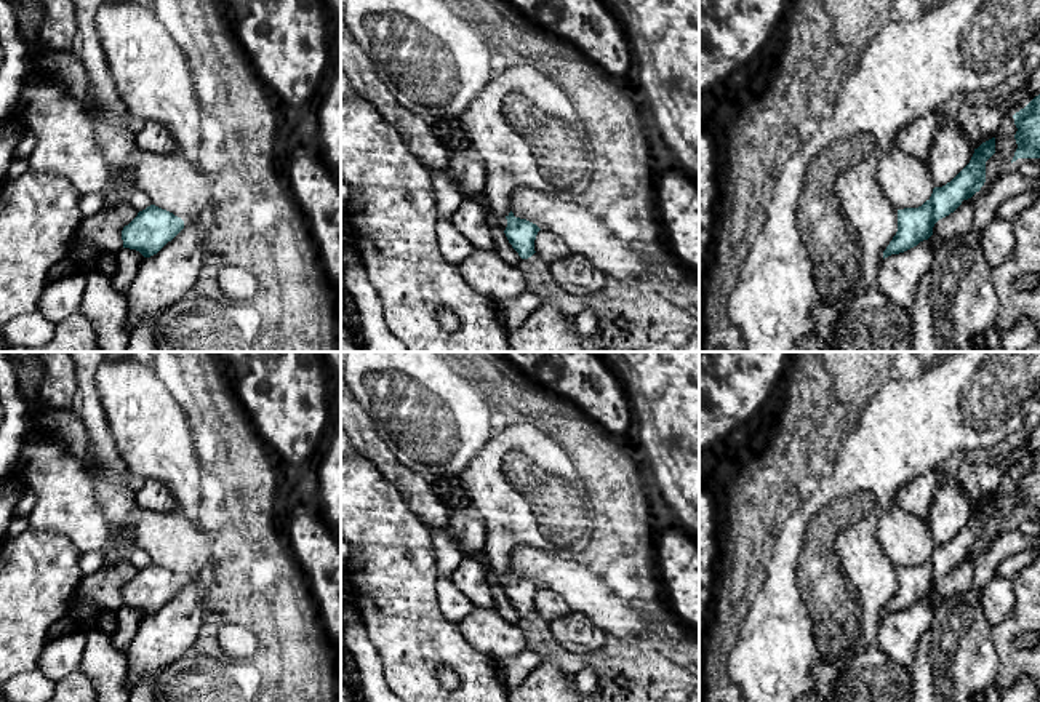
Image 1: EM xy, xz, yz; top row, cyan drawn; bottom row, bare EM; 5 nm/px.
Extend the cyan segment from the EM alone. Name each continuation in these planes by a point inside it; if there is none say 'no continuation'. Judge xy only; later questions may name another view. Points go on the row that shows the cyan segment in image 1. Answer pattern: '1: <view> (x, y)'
no continuation

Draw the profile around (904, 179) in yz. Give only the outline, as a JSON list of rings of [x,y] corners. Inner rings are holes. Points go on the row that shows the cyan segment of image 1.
[[[898,147],[878,160],[877,182],[898,209],[918,208],[933,193],[926,165]]]

